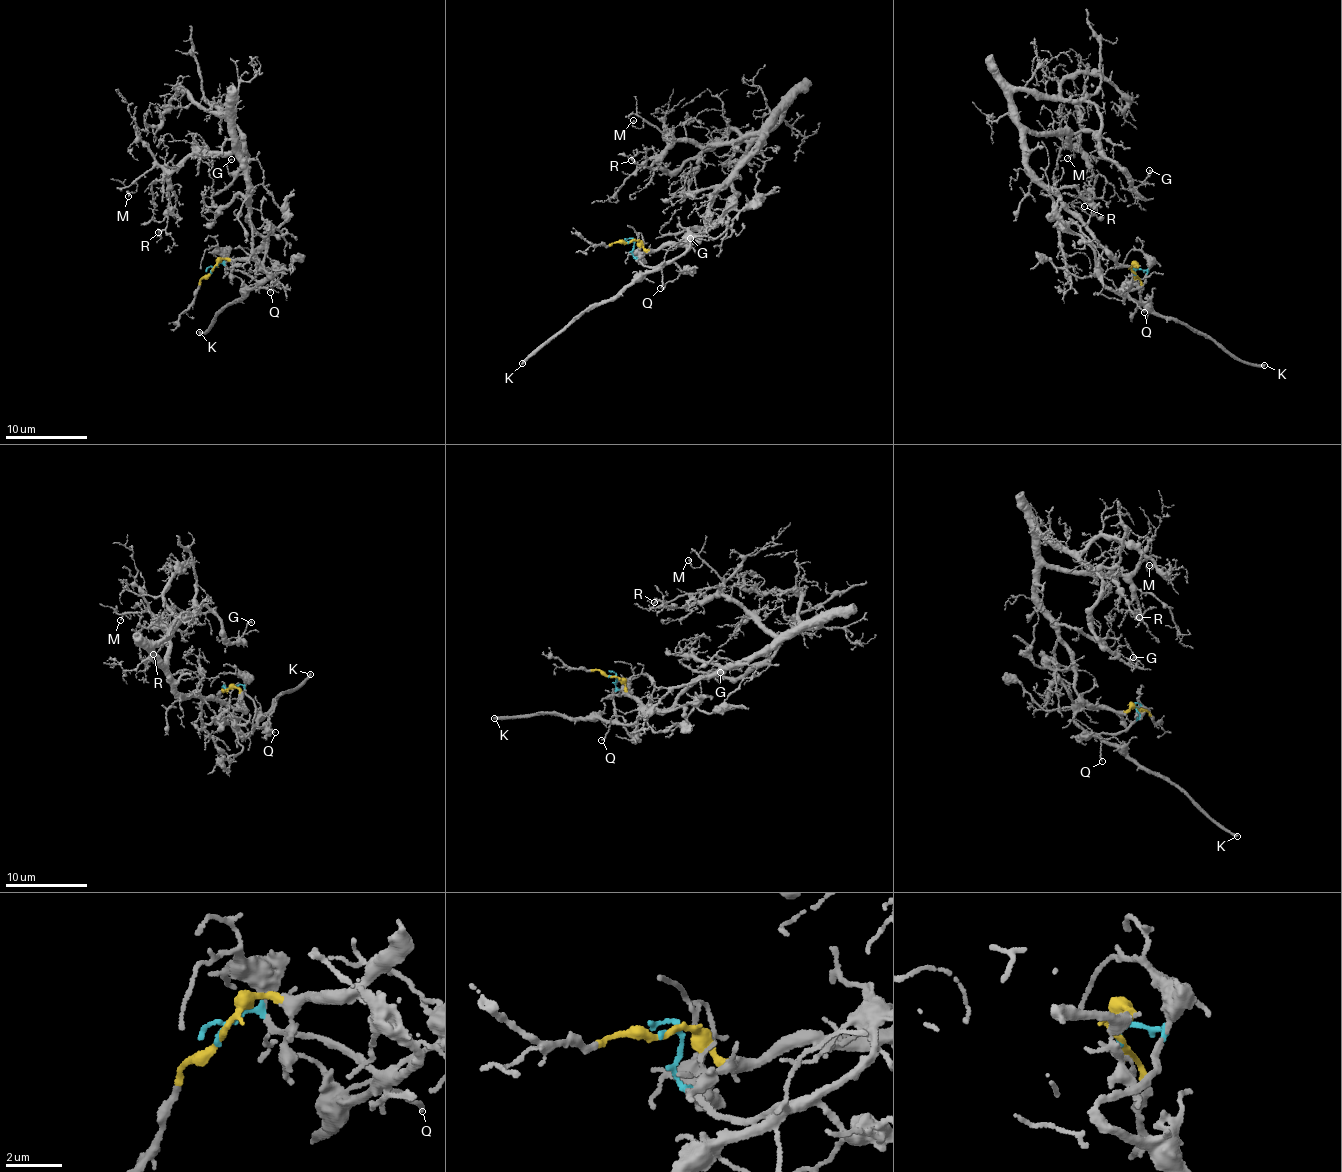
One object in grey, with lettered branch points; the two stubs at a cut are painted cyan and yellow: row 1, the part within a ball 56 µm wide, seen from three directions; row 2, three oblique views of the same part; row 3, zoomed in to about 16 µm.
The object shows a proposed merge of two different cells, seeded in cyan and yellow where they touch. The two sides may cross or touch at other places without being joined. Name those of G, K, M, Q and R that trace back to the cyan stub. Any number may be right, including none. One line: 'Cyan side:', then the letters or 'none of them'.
Cyan side: K, Q

